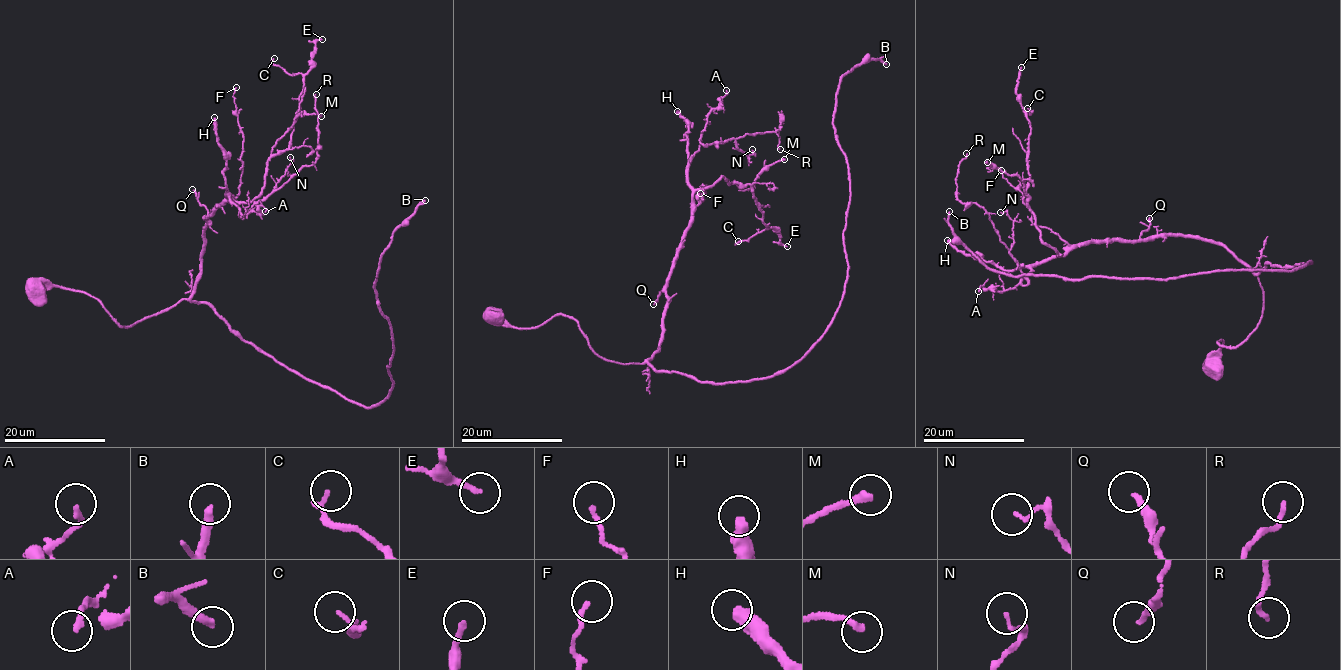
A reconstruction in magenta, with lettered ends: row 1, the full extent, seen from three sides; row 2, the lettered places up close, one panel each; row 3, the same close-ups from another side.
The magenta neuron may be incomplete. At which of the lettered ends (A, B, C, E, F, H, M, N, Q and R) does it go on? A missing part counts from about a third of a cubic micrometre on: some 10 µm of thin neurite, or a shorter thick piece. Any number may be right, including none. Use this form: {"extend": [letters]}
{"extend": ["B", "H"]}

